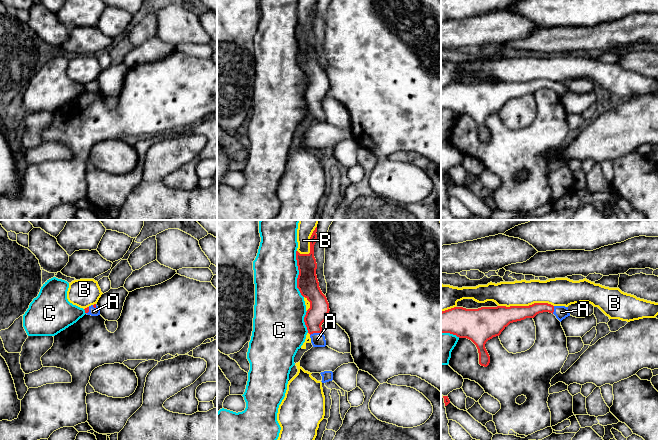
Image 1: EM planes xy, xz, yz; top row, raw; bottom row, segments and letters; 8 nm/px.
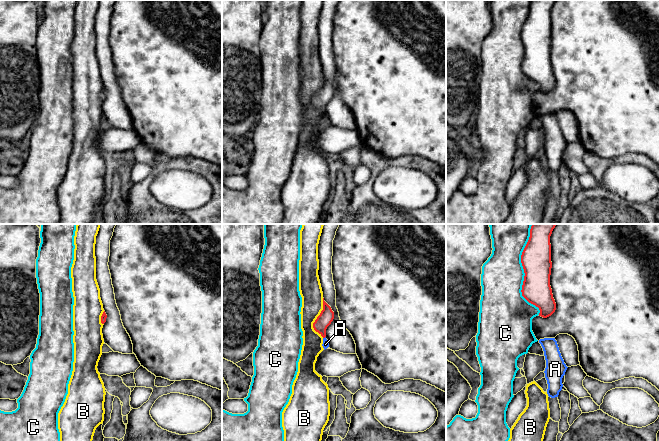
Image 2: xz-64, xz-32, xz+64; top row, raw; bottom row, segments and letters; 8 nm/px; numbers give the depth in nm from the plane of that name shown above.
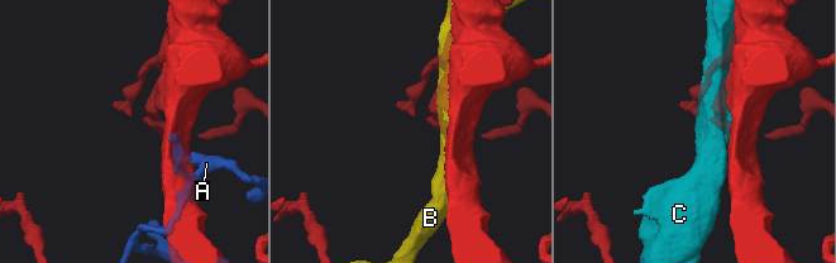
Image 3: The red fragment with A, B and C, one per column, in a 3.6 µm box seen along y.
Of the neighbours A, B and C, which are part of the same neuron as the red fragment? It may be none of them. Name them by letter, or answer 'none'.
A

